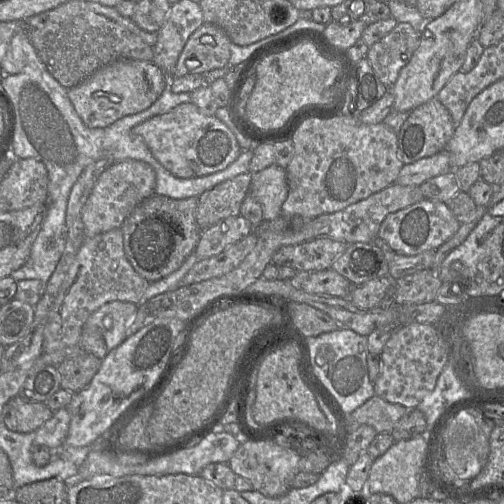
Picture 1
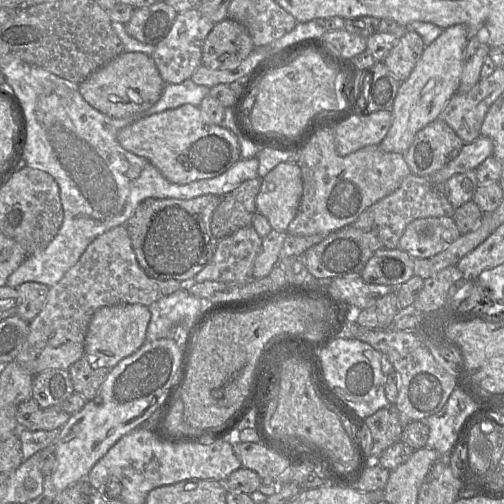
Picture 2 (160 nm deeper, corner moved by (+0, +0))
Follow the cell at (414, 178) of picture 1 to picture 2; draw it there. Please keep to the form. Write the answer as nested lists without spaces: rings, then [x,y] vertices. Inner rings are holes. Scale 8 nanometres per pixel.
[[[483,136],[471,143],[464,143],[456,158],[428,178],[433,185],[443,185],[455,174],[475,170],[485,159],[493,154],[493,147],[493,141]]]

